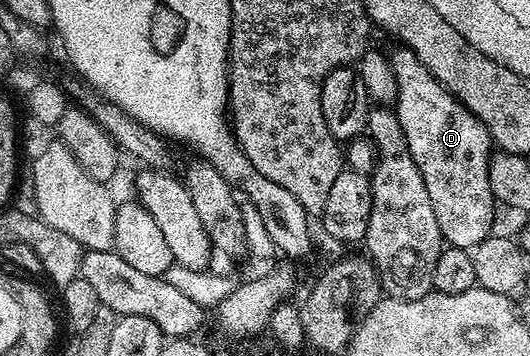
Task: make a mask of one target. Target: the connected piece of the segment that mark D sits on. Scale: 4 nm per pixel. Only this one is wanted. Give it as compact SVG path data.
M401 47L400 52L391 53L392 69L398 78L398 98L394 111L406 134L410 154L426 182L426 192L430 194L430 204L434 206L434 218L438 218L438 230L444 236L445 245L454 248L477 248L486 237L493 235L492 219L496 216L498 201L490 190L488 161L494 155L494 145L486 126L462 102L458 102L445 88L418 62L410 49Z

